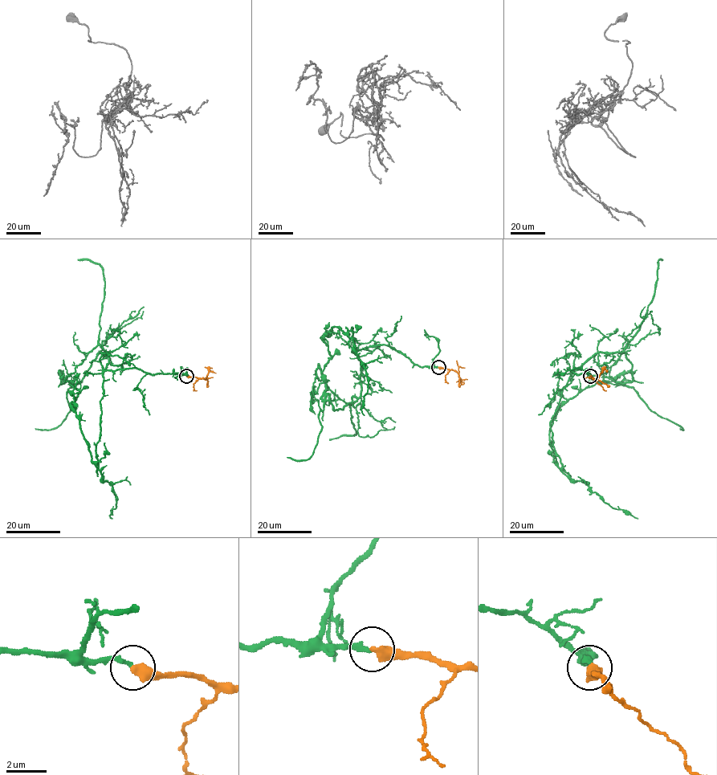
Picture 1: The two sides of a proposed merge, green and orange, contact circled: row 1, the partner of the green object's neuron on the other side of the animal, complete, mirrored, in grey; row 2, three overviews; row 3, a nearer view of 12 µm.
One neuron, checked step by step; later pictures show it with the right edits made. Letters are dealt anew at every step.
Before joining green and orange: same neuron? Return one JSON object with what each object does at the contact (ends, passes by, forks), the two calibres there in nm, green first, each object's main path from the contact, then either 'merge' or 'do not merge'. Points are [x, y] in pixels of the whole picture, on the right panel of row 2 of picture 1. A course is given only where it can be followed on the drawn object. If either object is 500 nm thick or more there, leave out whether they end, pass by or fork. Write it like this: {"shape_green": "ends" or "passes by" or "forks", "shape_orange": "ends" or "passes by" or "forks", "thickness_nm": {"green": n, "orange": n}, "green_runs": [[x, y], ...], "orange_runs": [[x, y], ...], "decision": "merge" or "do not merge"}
{"thickness_nm": {"green": 240, "orange": 500}, "green_runs": [[589, 376], [568, 368], [597, 352], [631, 364], [632, 381], [604, 377], [557, 409], [556, 462], [637, 518]], "orange_runs": [[589, 376], [597, 378], [605, 371]], "decision": "merge"}

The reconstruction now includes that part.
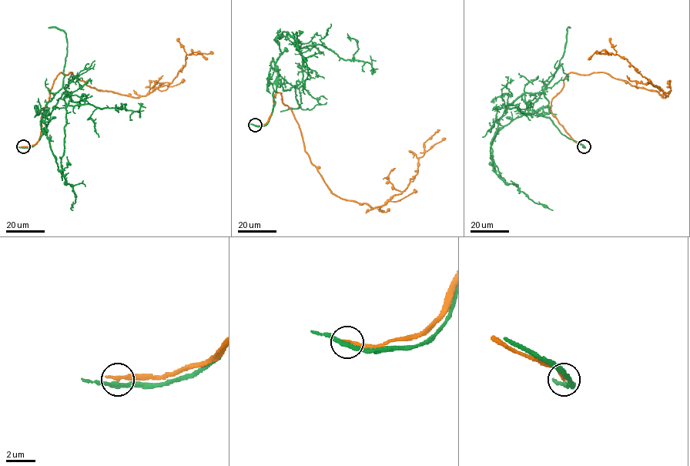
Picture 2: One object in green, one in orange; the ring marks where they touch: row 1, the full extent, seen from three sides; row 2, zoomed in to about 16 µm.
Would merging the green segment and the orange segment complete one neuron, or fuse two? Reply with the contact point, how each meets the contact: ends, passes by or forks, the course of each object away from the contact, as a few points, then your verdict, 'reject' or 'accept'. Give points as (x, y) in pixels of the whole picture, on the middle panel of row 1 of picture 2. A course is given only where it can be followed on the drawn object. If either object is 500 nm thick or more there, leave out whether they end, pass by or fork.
(255, 125) | green passes by | orange ends | green via (255, 125), (268, 122), (275, 102), (276, 39), (283, 31), (306, 62), (305, 94) | orange via (255, 125), (267, 121), (279, 92), (328, 188), (373, 208), (406, 187), (423, 143), (440, 129) | reject

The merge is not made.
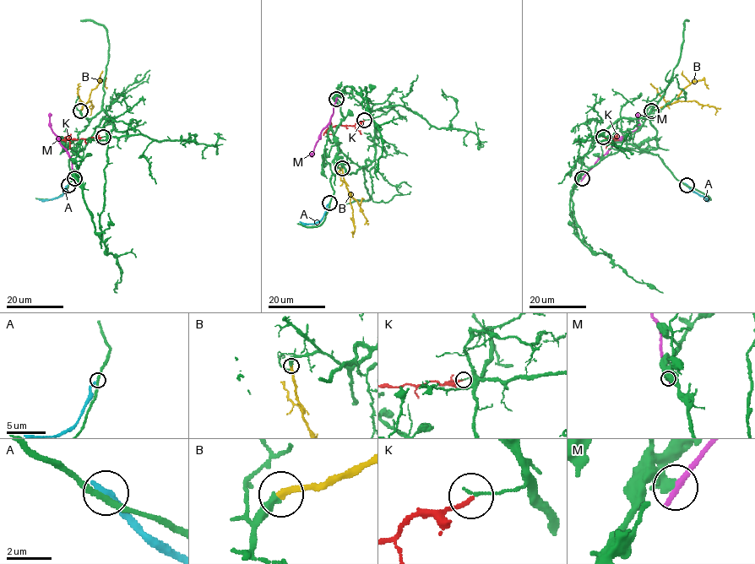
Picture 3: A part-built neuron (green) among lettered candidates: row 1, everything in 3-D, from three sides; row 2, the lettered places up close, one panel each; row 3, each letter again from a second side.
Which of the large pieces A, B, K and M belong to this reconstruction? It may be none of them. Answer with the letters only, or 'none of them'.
B

